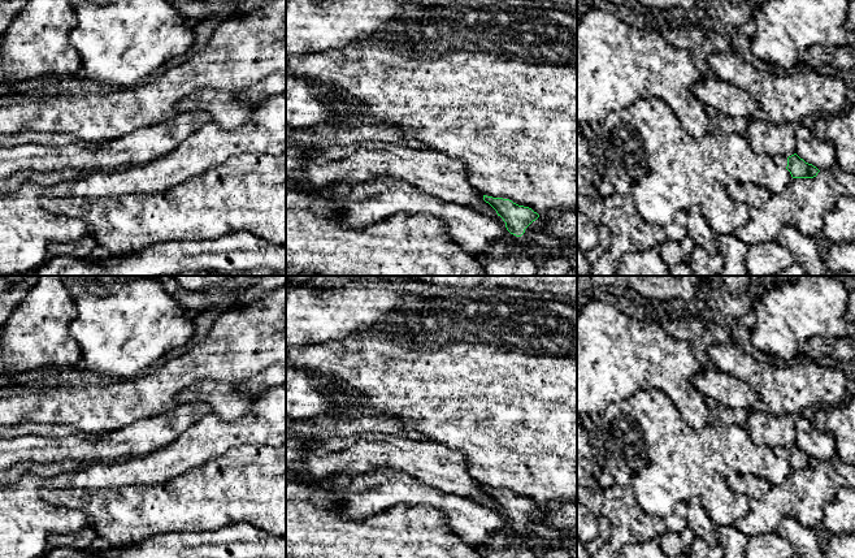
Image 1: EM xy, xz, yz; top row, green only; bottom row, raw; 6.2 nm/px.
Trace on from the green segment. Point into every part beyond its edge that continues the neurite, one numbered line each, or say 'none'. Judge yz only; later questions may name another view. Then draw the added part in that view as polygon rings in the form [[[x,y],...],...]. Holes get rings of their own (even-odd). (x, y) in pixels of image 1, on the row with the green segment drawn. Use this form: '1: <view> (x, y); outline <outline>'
1: yz (780, 160); outline [[[777,155],[773,157],[773,160],[778,166],[787,166],[787,156]]]

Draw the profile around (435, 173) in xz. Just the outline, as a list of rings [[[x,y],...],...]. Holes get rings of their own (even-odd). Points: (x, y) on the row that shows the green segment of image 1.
[[[381,142],[305,147],[309,163],[301,170],[294,170],[286,187],[301,182],[325,190],[335,182],[372,182],[390,177],[446,203],[466,206],[505,228],[503,219],[483,200],[483,194],[470,185],[465,165],[442,152]]]

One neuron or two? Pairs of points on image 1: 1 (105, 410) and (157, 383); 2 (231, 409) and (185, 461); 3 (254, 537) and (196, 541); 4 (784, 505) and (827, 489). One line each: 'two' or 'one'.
1: one
2: two
3: one
4: one

